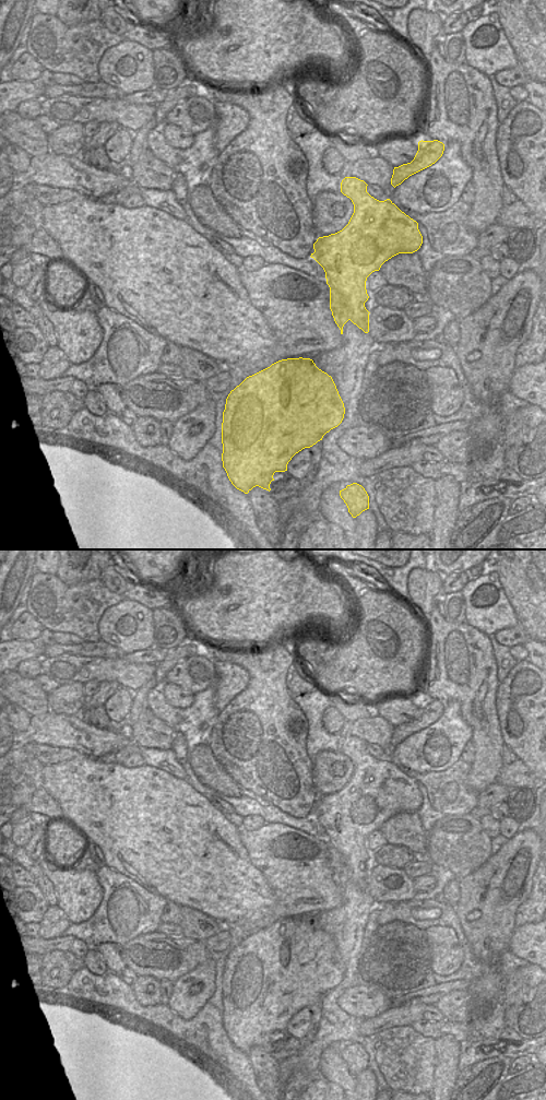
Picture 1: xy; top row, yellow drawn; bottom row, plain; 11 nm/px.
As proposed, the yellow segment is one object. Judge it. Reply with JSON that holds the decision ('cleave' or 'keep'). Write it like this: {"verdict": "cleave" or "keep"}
{"verdict": "keep"}

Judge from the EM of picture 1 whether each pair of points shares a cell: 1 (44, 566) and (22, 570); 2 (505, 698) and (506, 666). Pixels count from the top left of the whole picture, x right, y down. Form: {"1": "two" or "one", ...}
{"1": "two", "2": "two"}

